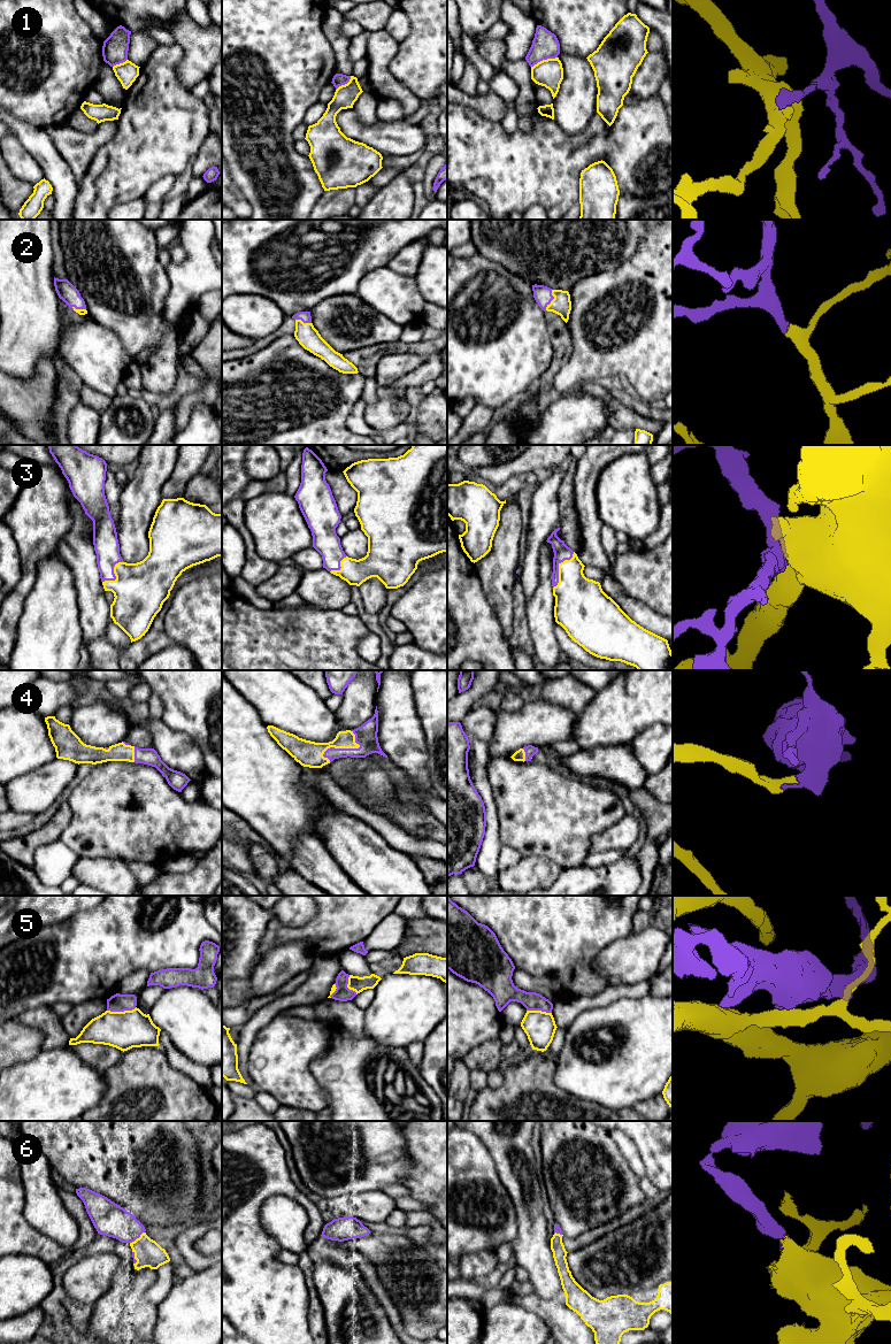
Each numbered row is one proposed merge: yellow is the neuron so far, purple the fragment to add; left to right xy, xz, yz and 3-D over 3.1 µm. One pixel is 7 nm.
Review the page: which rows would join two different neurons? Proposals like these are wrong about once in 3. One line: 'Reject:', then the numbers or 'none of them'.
Reject: 1, 5

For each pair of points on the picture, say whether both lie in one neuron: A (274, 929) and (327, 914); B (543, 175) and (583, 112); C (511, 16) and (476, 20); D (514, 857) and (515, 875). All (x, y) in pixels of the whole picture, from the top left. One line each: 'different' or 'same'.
A: same
B: different
C: different
D: different

